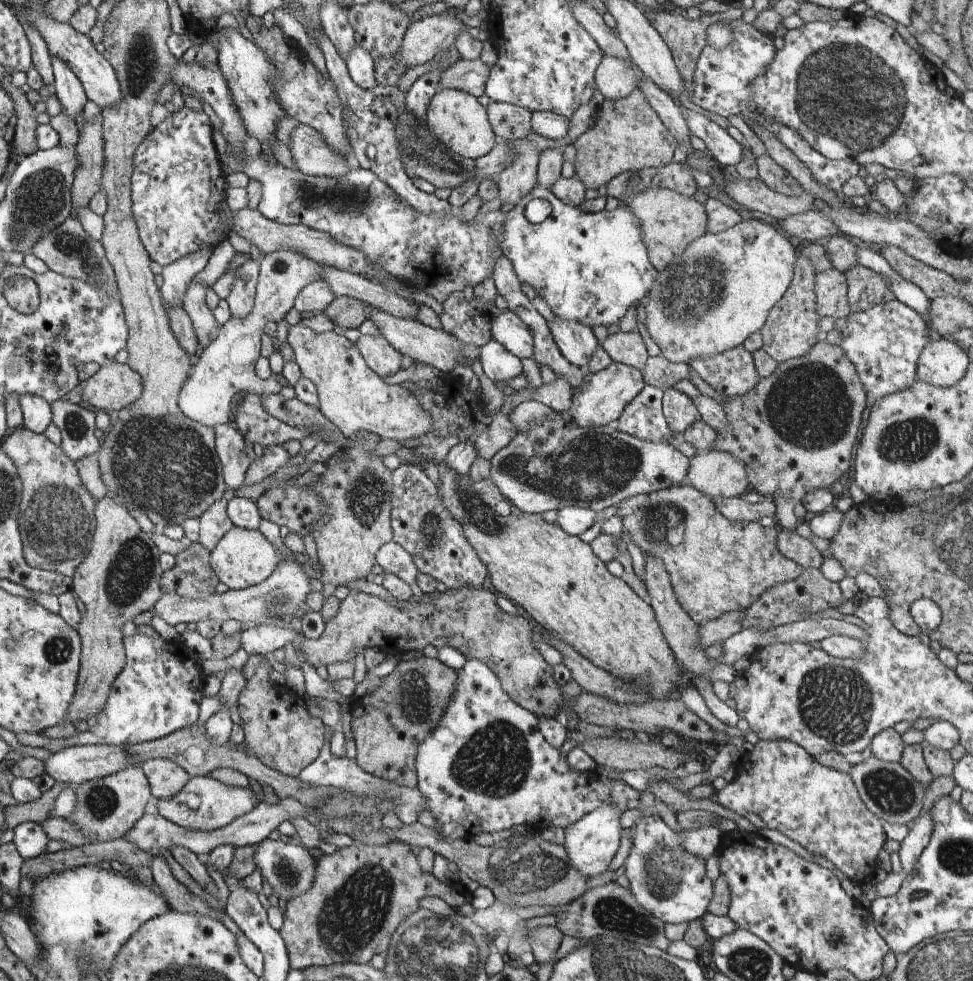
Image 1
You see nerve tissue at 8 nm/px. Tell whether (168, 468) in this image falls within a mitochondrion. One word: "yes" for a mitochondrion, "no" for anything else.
yes

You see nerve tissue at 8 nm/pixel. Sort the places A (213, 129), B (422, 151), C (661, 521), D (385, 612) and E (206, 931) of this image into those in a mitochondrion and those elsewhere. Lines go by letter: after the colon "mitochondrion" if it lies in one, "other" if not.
A: other
B: mitochondrion
C: mitochondrion
D: other
E: other

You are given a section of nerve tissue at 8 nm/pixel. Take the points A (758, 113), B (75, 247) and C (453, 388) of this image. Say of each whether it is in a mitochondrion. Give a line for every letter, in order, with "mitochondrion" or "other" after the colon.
A: other
B: mitochondrion
C: other

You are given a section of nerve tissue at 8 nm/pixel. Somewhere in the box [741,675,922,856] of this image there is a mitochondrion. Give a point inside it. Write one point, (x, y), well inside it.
(891, 792)

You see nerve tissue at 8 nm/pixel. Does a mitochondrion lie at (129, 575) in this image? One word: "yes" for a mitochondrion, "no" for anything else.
yes

